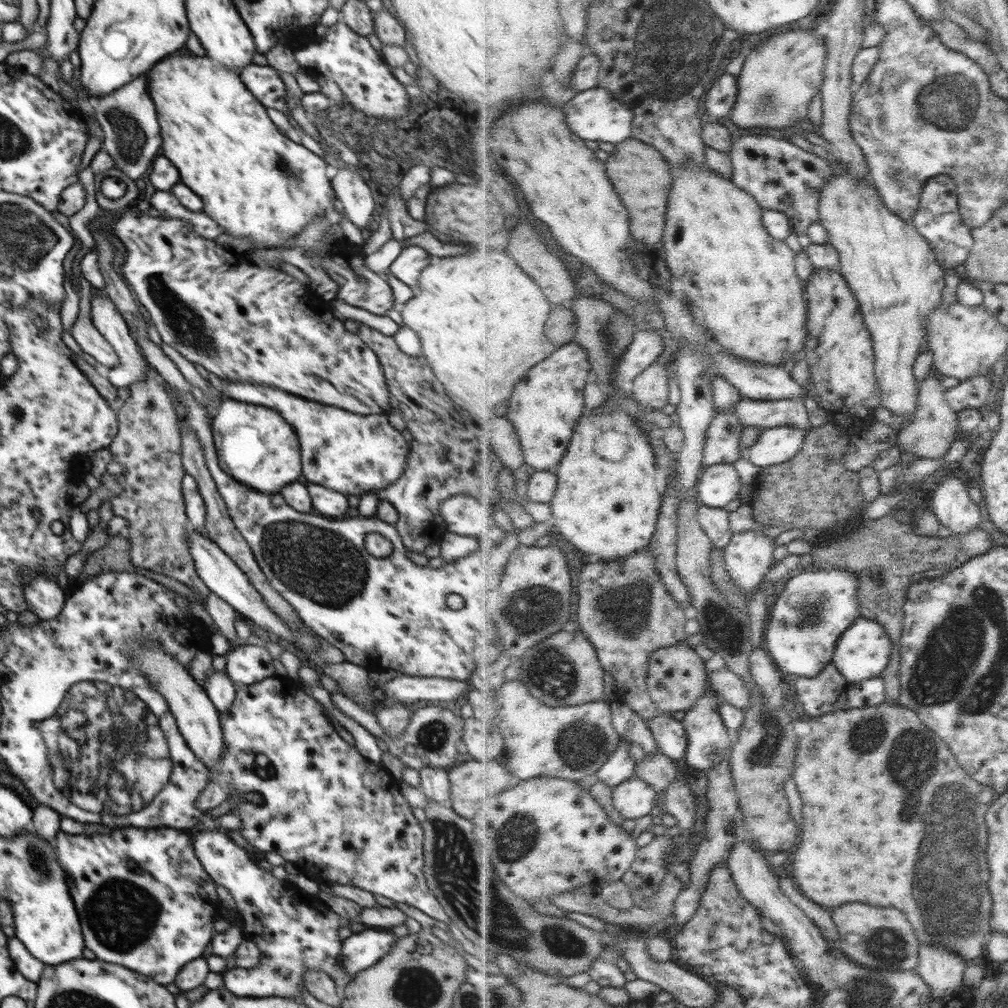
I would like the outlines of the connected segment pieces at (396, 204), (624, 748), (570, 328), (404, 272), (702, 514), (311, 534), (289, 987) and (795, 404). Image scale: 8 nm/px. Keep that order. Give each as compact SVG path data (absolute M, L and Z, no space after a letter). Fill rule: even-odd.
M398 187L386 191L386 199L380 199L380 205L387 205L388 220L394 240L405 243L406 239L424 233L428 228L423 221L417 221L408 213L407 201L402 198ZM391 192L388 196L387 193Z
M628 739L620 743L619 749L610 757L609 762L599 770L596 775L597 779L602 779L616 788L638 774L639 766L632 756L630 744Z
M555 304L554 308L550 322L547 322L547 335L561 348L578 337L579 320L575 311L567 305Z
M408 246L402 249L398 258L389 266L388 272L408 285L414 293L419 289L418 277L431 263L431 254L421 246Z
M702 503L698 514L715 546L728 548L736 533L731 525L731 513L726 508L712 507Z
M141 309L138 310L138 314L133 320L133 324L135 324L135 328L137 328L137 331L135 332L137 344L141 347L141 350L143 350L144 355L146 355L148 363L150 363L150 365L152 365L152 367L158 371L158 375L164 379L166 388L176 400L178 406L180 407L182 416L186 416L186 421L188 421L188 425L190 425L192 433L198 437L198 441L201 444L201 449L203 450L203 455L205 456L205 463L207 464L208 470L214 479L215 485L217 486L218 493L223 499L224 505L227 507L228 514L233 520L235 527L247 540L249 547L254 553L257 563L260 565L260 568L266 575L266 578L270 581L270 584L295 608L295 611L299 614L299 617L303 620L303 622L314 632L314 634L316 634L316 636L322 638L324 641L327 641L330 645L335 646L338 650L341 650L346 657L346 661L350 661L358 666L364 667L370 673L380 673L383 670L392 669L399 674L408 676L440 677L445 679L468 681L469 676L473 673L473 670L476 667L474 663L474 648L476 647L474 647L474 640L472 640L472 636L468 636L468 632L474 632L474 630L470 630L470 626L466 624L466 620L464 620L464 614L472 614L472 612L474 612L474 610L472 610L472 606L474 606L476 602L478 602L478 606L474 606L474 608L478 608L478 610L484 610L484 608L490 608L490 610L492 610L492 608L498 608L498 606L501 606L500 602L502 602L502 600L500 600L500 598L502 598L503 586L500 586L500 584L503 584L503 578L507 573L508 565L511 564L511 558L523 543L521 532L518 529L513 529L512 531L508 532L503 543L495 546L484 546L483 549L475 550L472 554L456 559L455 561L446 562L442 567L436 569L429 565L416 565L416 563L413 563L408 557L406 557L407 549L403 545L402 539L400 538L395 525L384 522L378 519L376 516L359 516L352 518L345 516L336 520L336 518L327 518L321 516L320 514L314 515L311 513L303 513L291 508L280 494L264 494L264 492L258 492L258 490L252 490L252 488L248 488L249 486L246 486L244 483L241 483L235 478L232 478L232 476L229 474L226 474L224 469L219 465L219 458L212 436L211 420L208 420L208 416L206 416L207 407L203 404L200 404L200 402L198 402L198 400L192 396L192 386L186 382L186 377L182 376L183 369L178 369L178 366L172 362L172 359L168 358L168 356L164 354L164 351L158 345L150 342L147 335L146 319L146 314ZM369 532L378 532L378 534L386 536L386 538L392 542L392 546L394 546L394 552L386 558L376 558L375 556L368 554L364 548L364 543L366 534ZM459 600L466 600L466 608L461 606L461 602L459 602Z
M223 830L198 832L198 835L194 836L193 848L195 856L198 857L204 871L214 879L214 883L228 888L232 894L237 914L239 914L243 938L255 942L262 954L258 968L250 970L240 967L226 972L226 976L224 976L225 987L232 994L237 997L266 998L266 996L274 996L289 999L291 996L301 996L301 992L305 988L304 980L302 980L304 973L316 969L328 974L335 985L346 986L351 982L350 976L339 965L339 954L342 950L343 940L338 937L338 928L343 925L344 919L333 912L327 902L319 900L319 895L311 895L299 889L296 884L280 881L271 872L254 864L248 857L248 852L237 846L230 838L229 833Z
M743 398L736 405L736 412L744 428L768 429L790 425L808 432L812 429L810 412L802 398L774 401Z

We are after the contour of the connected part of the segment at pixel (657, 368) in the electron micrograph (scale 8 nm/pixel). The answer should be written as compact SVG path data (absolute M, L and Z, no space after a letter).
M657 362L636 378L631 396L640 405L660 410L670 404L670 382L668 367L662 362Z

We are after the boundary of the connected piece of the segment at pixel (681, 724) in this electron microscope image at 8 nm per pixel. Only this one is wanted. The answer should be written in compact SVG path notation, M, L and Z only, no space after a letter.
M659 714L648 724L659 742L659 748L683 765L691 744L685 721L676 720L672 714Z

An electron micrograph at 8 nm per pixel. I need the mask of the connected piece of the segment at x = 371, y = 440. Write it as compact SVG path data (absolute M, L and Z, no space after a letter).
M225 382L225 398L248 404L260 404L278 410L296 432L301 446L303 474L308 482L346 496L360 498L388 488L404 472L411 451L402 432L390 426L387 414L354 414L340 407L298 398L270 386Z

